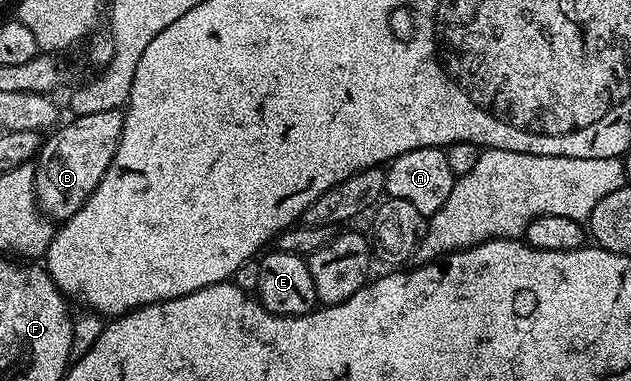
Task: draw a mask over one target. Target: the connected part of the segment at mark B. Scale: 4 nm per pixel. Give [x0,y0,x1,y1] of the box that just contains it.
[34,109,122,220]

